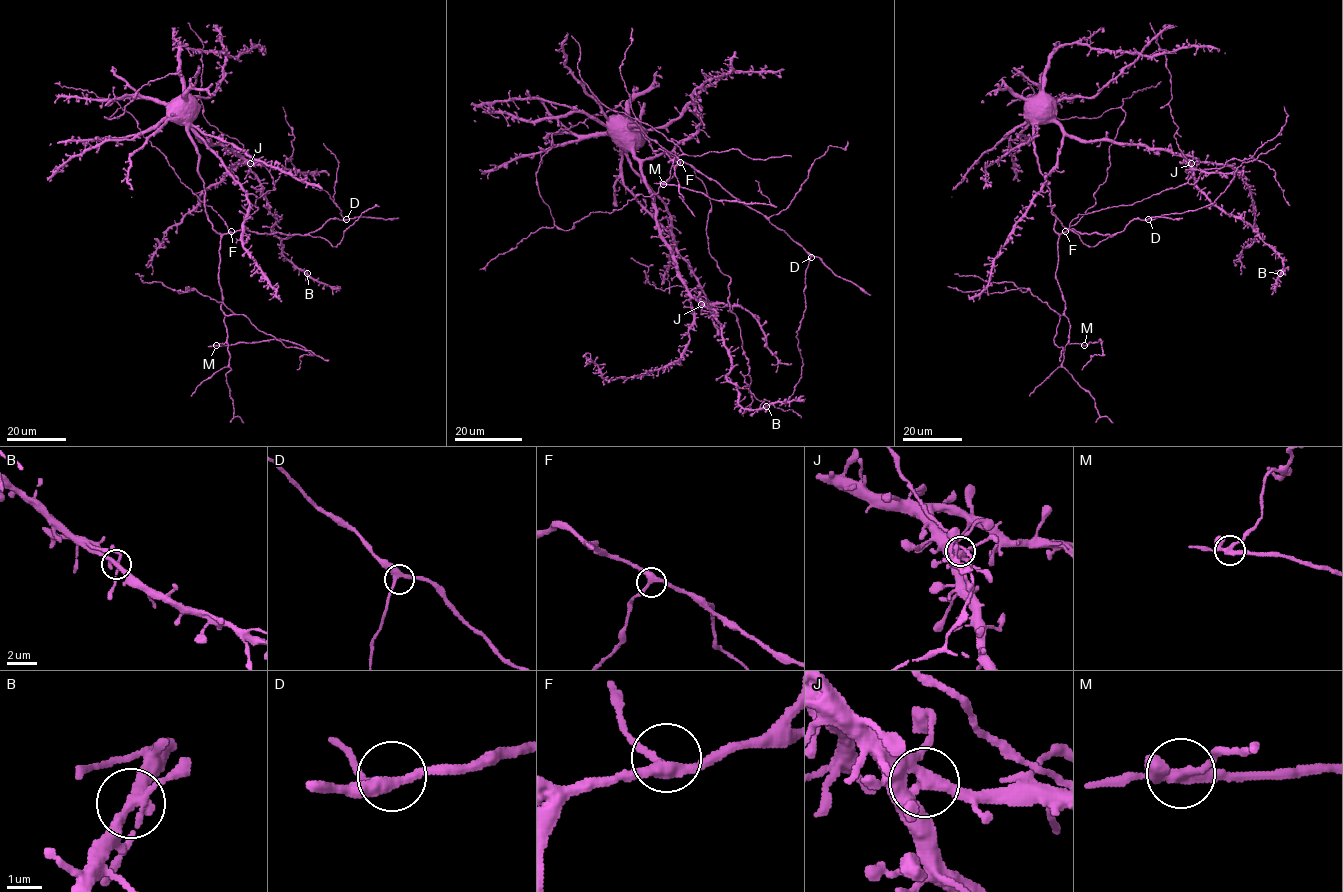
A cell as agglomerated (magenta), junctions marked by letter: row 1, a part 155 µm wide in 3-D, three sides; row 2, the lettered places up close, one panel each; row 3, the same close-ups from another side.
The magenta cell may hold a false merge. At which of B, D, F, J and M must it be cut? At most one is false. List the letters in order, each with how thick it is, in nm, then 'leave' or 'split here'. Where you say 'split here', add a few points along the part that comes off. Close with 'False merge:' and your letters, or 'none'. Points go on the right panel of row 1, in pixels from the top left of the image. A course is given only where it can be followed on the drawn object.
B: calibre 280 nm; leave
D: calibre 300 nm; leave
F: calibre 280 nm; leave
J: calibre 320 nm; leave
M: calibre 280 nm; split here; course (1084, 345), (1099, 339), (1102, 354), (1092, 355), (1081, 369)
False merge: M

